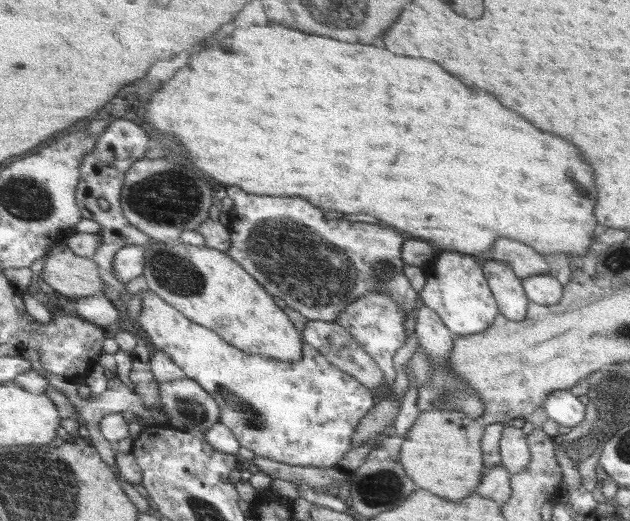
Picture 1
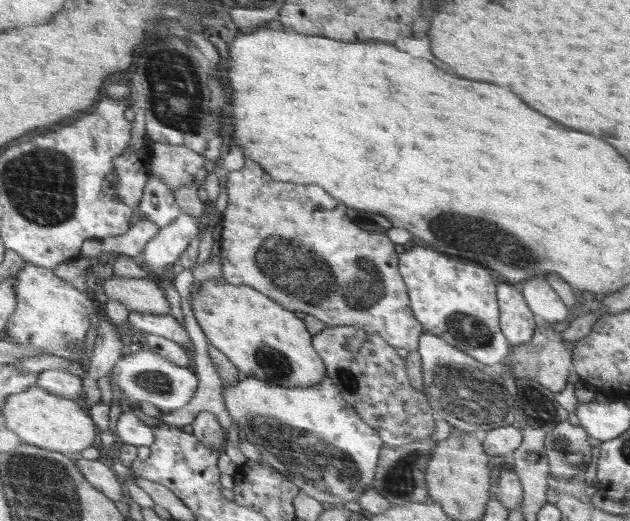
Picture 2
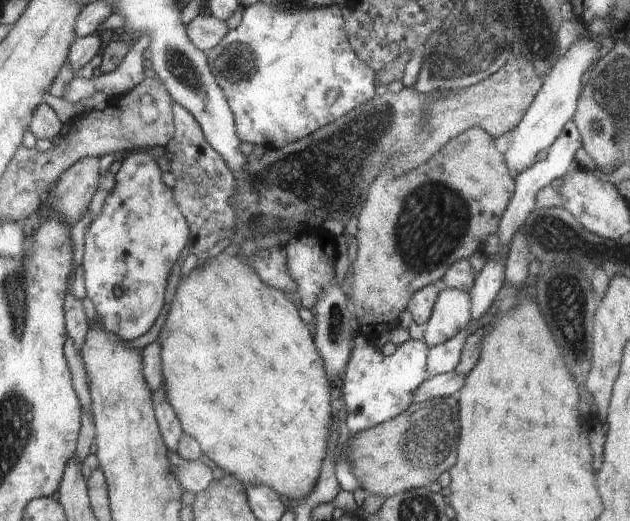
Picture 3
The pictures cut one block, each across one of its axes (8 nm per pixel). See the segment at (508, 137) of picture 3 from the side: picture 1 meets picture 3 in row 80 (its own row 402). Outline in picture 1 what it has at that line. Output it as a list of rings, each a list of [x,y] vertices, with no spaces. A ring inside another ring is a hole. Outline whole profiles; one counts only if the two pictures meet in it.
[[[569,389],[555,390],[542,403],[548,418],[552,418],[562,429],[580,424],[585,417],[586,409],[578,397]]]

